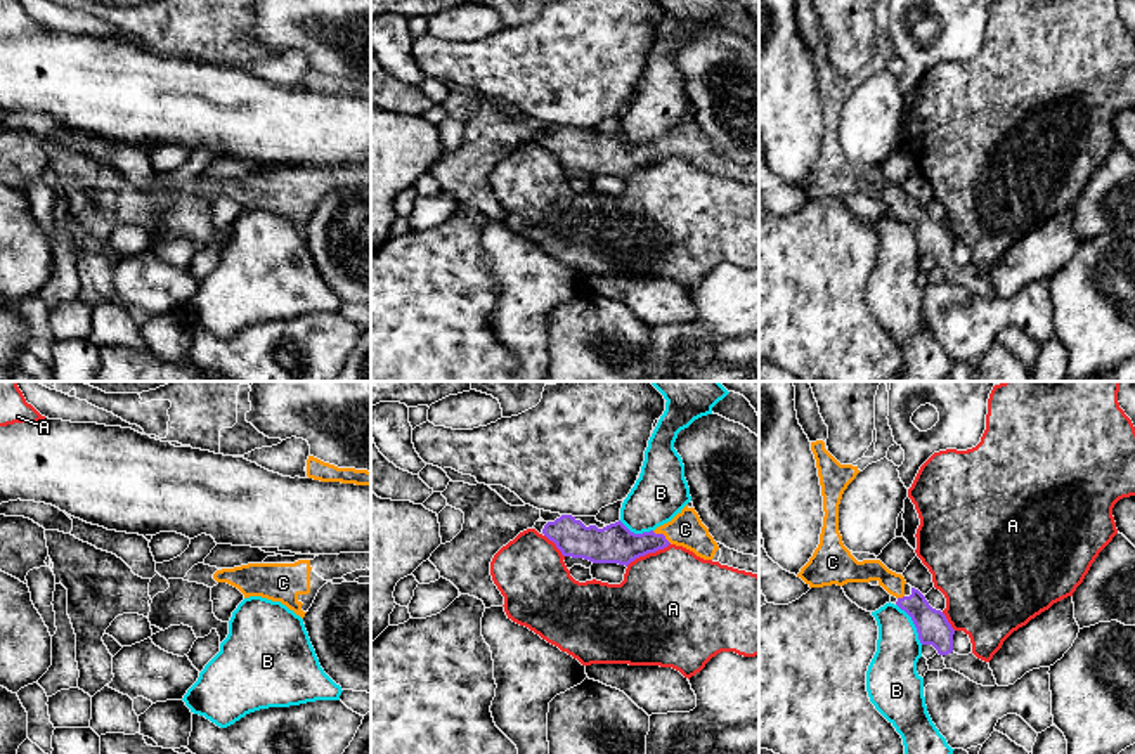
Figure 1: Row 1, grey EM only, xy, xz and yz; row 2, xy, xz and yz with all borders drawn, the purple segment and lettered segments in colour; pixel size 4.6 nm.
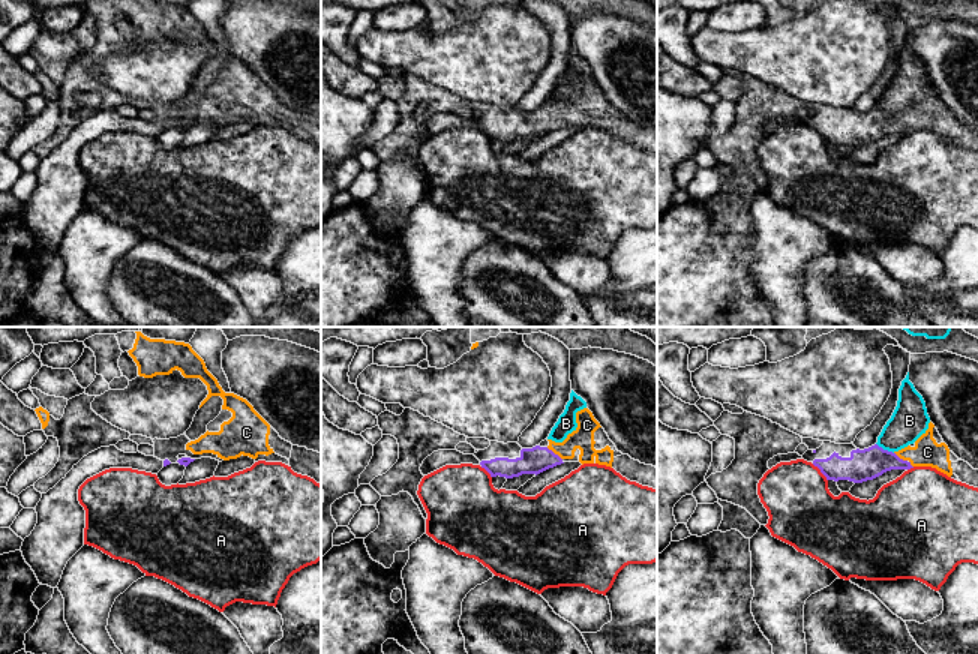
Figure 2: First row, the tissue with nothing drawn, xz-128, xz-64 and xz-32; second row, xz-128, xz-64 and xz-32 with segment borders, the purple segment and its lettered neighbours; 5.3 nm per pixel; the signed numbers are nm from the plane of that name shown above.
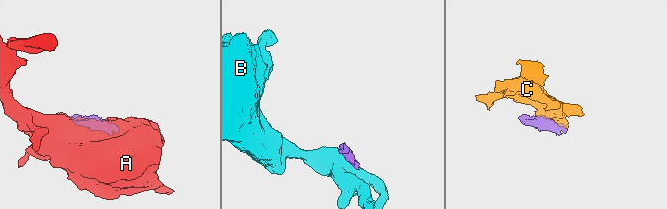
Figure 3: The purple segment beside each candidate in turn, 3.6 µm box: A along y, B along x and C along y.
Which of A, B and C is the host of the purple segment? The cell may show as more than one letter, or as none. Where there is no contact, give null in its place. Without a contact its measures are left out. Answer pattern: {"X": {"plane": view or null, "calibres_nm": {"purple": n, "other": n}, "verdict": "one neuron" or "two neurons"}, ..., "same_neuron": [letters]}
{"A": {"plane": "xz", "calibres_nm": {"purple": 180, "other": 480}, "verdict": "two neurons"}, "B": {"plane": "yz", "calibres_nm": {"purple": 150, "other": 220}, "verdict": "two neurons"}, "C": {"plane": "xz", "calibres_nm": {"purple": 180, "other": 160}, "verdict": "one neuron"}, "same_neuron": ["C"]}

